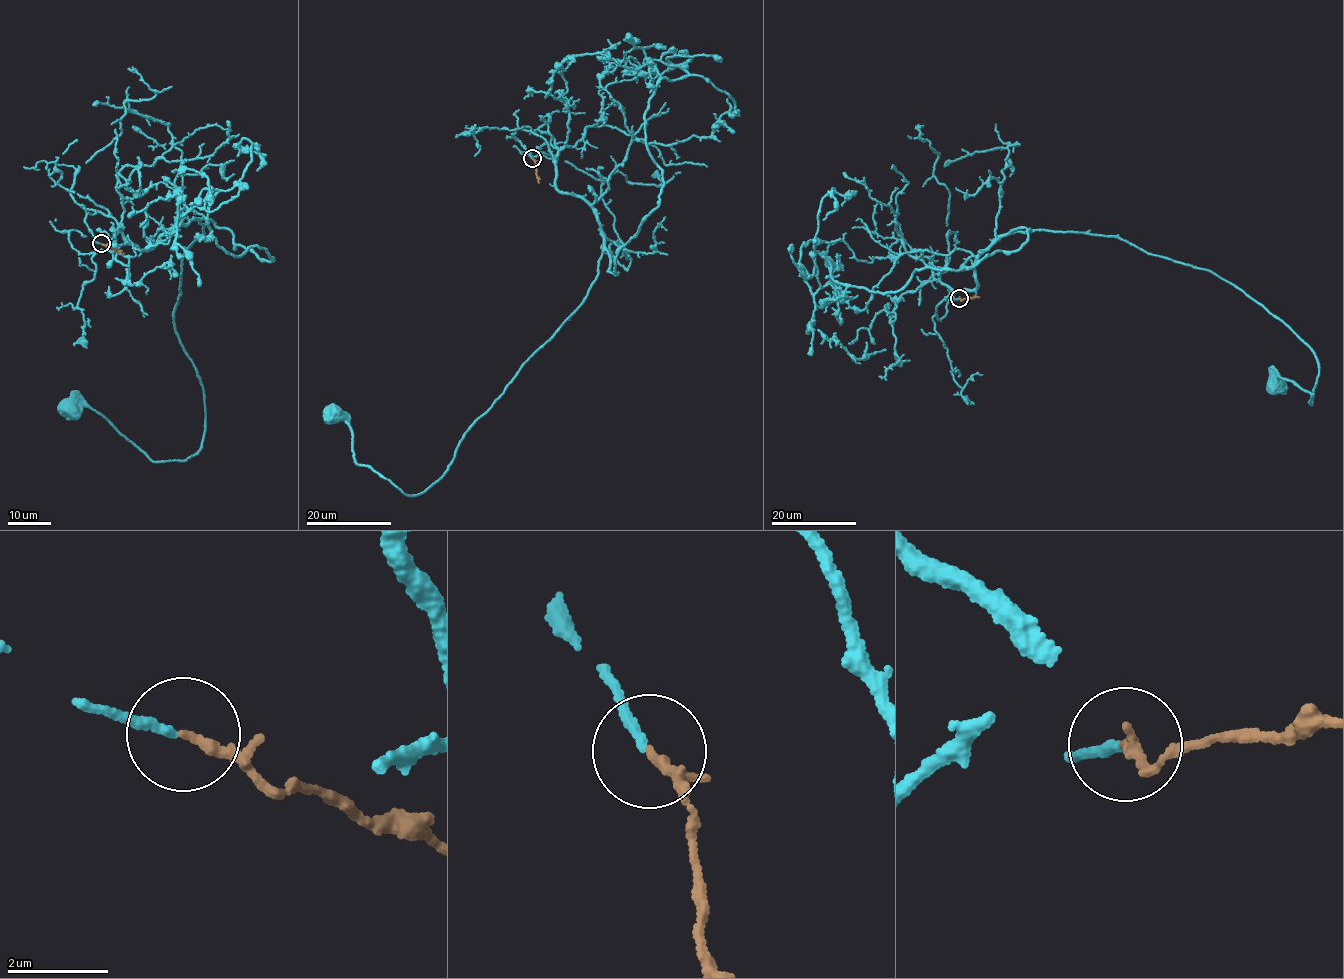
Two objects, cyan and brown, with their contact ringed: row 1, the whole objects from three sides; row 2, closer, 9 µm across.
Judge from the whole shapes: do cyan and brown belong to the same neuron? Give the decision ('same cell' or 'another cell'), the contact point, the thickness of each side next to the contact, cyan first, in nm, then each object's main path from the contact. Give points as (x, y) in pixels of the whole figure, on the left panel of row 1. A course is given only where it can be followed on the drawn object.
same cell | (101, 243) | 170/200 nm | cyan via (100, 243), (70, 231), (82, 254), (205, 226), (174, 315), (204, 394), (202, 448), (154, 462), (72, 408) | brown via (101, 243), (124, 254)

